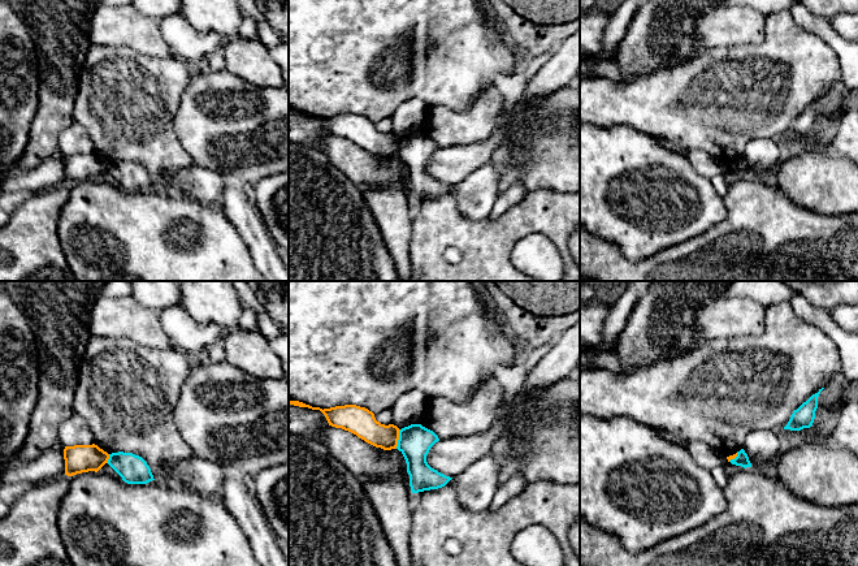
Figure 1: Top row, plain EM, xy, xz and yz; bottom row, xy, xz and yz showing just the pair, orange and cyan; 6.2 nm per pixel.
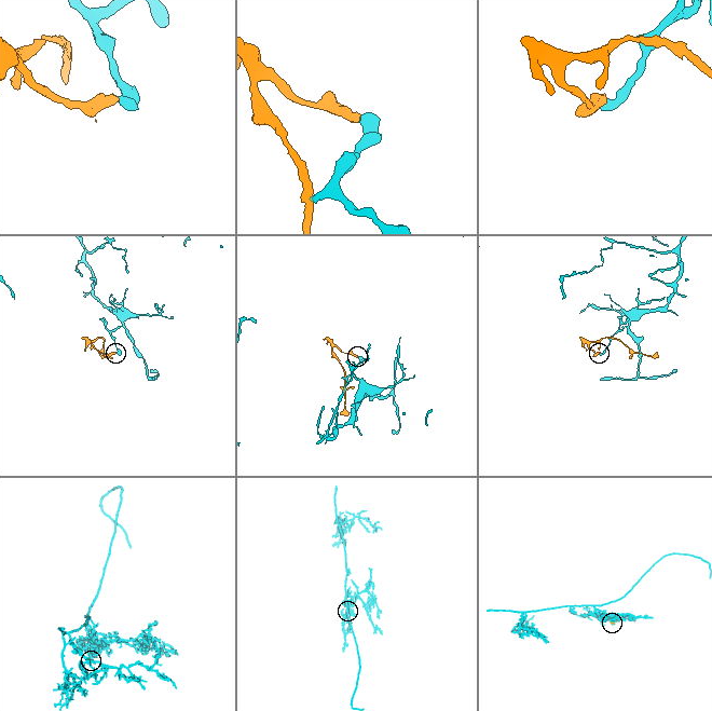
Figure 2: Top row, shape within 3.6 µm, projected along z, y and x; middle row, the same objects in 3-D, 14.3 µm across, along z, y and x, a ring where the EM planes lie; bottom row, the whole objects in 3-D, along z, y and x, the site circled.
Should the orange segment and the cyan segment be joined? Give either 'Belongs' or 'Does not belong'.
Does not belong

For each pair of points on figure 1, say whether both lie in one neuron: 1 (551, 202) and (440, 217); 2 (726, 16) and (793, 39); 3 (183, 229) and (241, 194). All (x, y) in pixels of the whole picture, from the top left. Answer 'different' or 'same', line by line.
1: same
2: different
3: different

